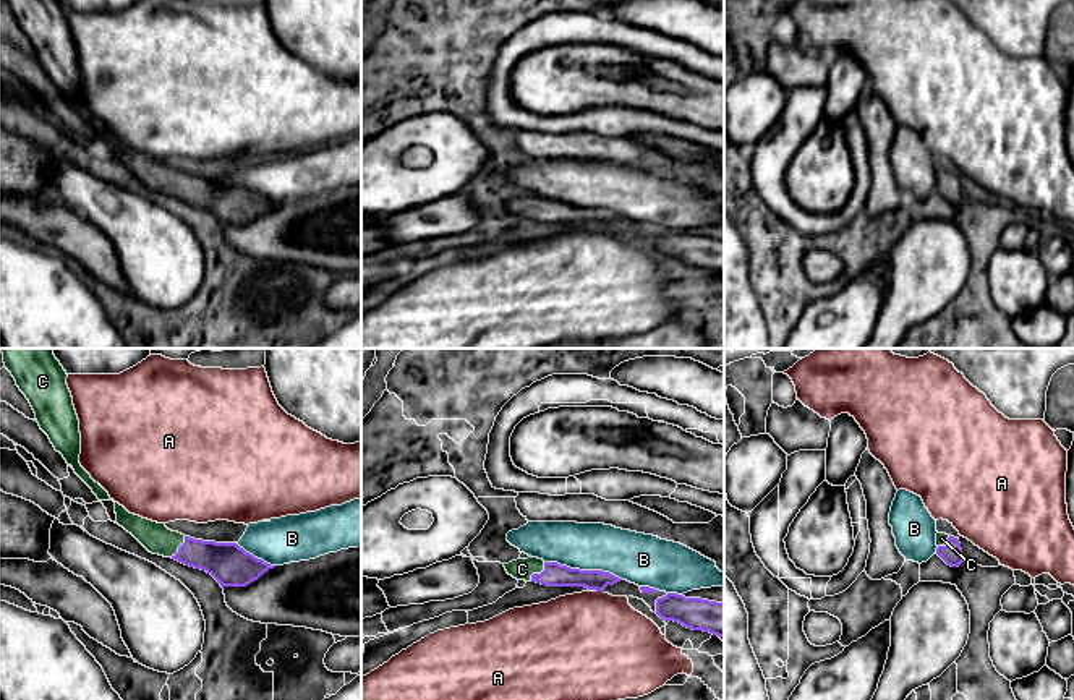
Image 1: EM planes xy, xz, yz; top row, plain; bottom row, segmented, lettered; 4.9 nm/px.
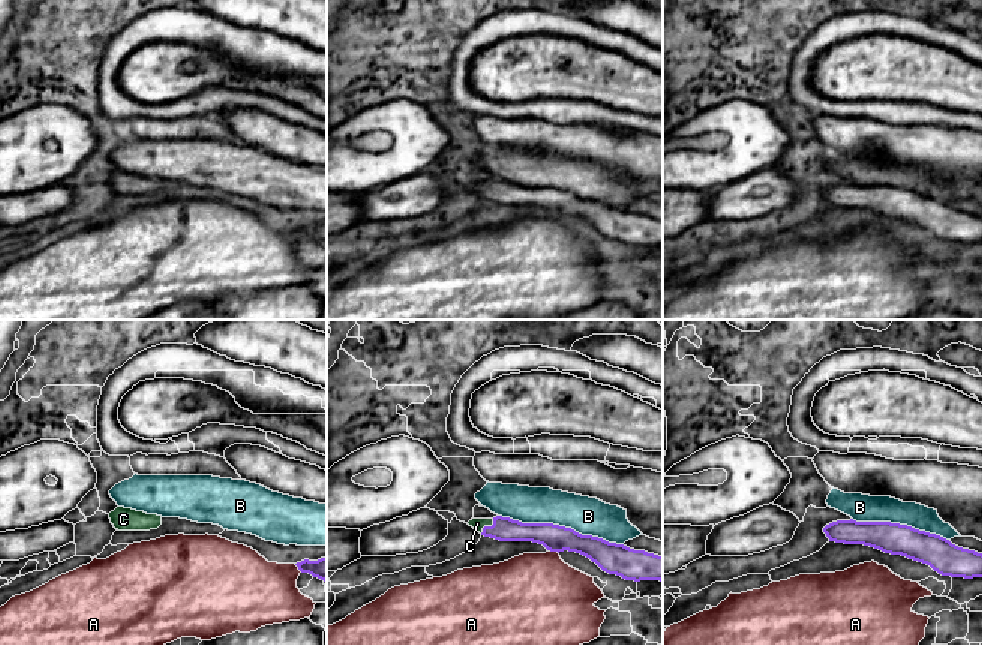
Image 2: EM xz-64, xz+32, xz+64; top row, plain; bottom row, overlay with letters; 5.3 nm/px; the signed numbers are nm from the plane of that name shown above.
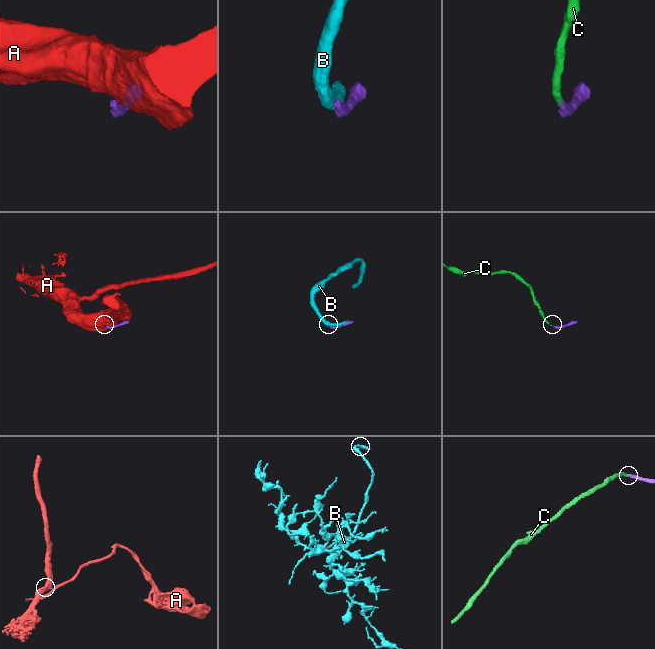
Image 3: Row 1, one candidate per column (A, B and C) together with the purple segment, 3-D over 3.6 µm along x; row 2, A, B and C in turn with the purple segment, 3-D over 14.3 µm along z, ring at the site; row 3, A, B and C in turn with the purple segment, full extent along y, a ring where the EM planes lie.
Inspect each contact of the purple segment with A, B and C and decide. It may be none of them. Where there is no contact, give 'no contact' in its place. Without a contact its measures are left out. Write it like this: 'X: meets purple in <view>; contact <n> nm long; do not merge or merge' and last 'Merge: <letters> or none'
A: meets purple in xz; contact 40 nm long; do not merge
B: meets purple in xz; contact 400 nm long; do not merge
C: meets purple in xz; contact 120 nm long; merge
Merge: C

